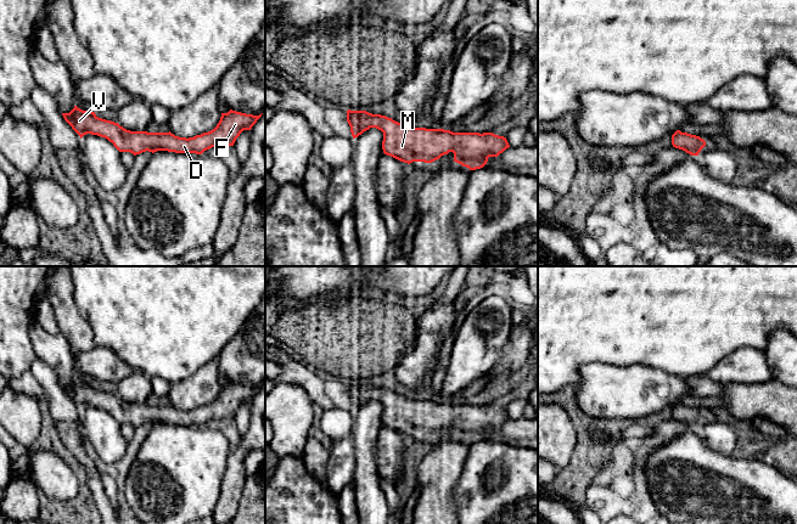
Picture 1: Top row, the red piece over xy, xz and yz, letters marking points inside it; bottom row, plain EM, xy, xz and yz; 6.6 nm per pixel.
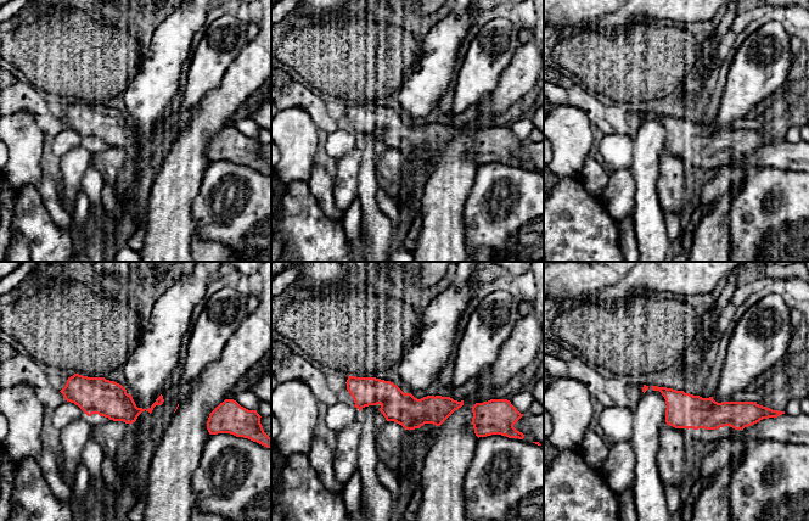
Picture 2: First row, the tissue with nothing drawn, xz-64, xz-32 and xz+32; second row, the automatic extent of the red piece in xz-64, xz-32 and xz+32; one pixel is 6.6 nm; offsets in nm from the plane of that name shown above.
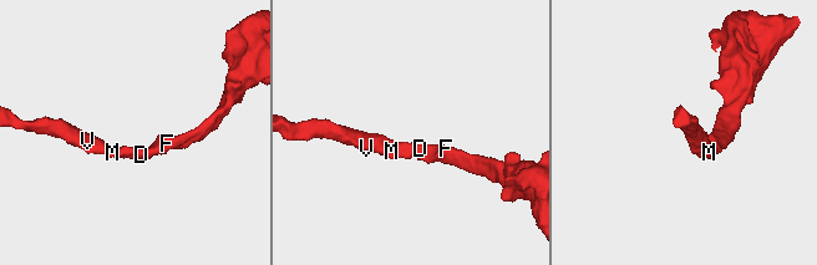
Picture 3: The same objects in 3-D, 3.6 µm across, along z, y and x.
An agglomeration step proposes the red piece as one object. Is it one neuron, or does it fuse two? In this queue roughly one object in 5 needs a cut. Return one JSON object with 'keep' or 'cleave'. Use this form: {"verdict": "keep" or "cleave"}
{"verdict": "keep"}

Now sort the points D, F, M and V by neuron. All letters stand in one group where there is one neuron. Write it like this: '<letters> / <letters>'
D F M V

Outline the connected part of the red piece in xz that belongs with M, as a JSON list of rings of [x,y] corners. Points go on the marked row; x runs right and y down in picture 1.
[[[347,111],[347,122],[350,126],[353,139],[361,135],[370,128],[383,133],[383,153],[404,163],[425,162],[432,163],[449,152],[454,153],[454,162],[476,170],[483,168],[489,157],[498,157],[510,147],[506,137],[493,133],[453,133],[444,129],[411,128],[405,123],[398,123],[392,118],[381,114],[372,114],[366,111]]]

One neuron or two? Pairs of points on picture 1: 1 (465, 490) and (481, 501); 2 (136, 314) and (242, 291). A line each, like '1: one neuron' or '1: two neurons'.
1: one neuron
2: one neuron

